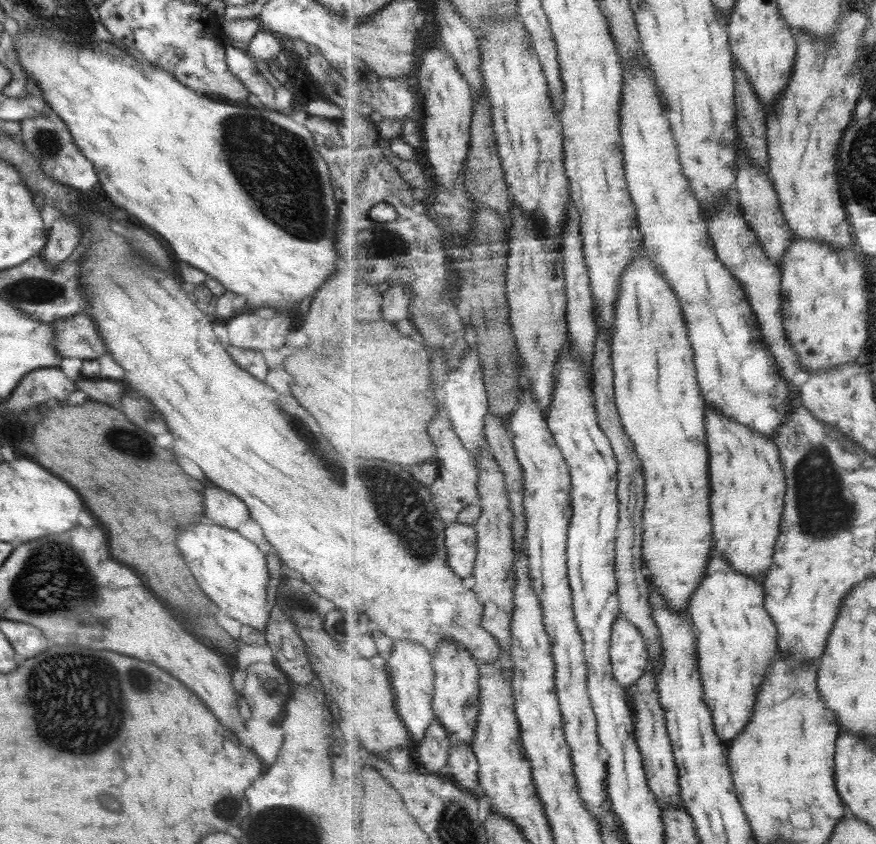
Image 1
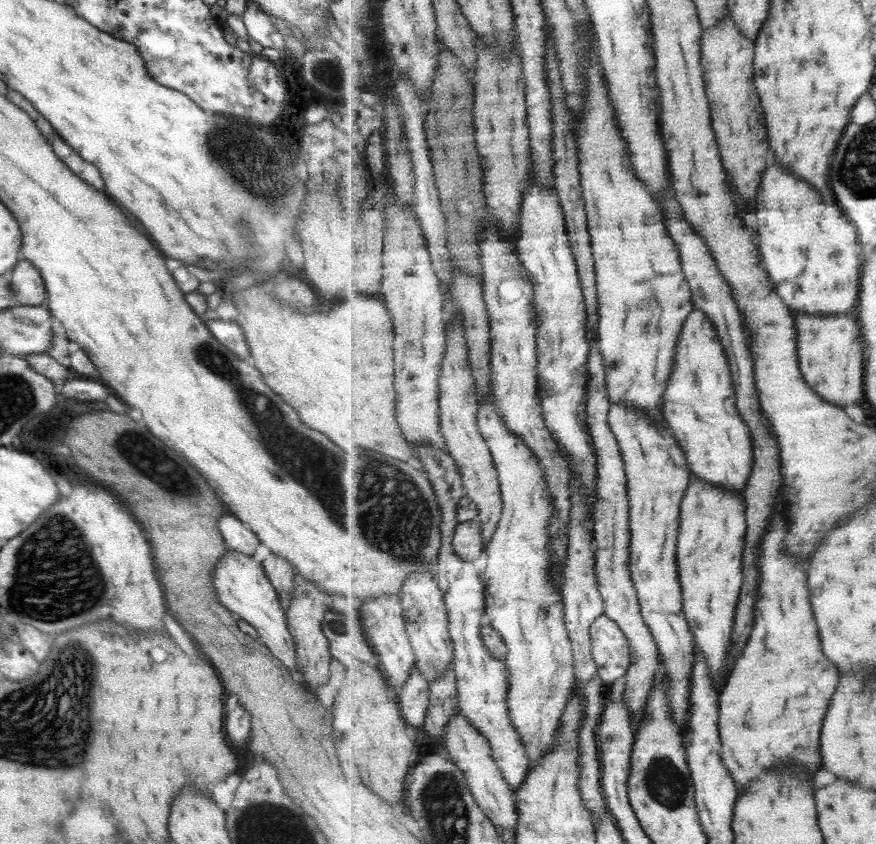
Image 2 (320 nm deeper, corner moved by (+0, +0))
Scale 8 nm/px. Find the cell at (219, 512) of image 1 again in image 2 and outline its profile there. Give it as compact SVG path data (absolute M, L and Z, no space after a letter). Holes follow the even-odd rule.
M234 515L223 516L223 518L219 518L217 526L227 549L240 552L245 556L256 556L260 542L255 533L251 532L240 520L237 520L237 517Z

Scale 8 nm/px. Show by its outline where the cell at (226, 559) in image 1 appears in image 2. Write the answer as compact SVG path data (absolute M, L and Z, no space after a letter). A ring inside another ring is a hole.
M227 549L227 553L217 561L217 564L214 564L212 583L218 601L236 618L252 626L265 648L297 677L294 638L287 630L286 618L279 604L278 594L267 580L259 560L253 556L245 556L240 552Z

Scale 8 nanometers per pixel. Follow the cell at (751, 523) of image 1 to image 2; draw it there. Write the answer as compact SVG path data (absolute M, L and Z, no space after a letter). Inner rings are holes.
M693 309L687 324L681 331L681 342L676 352L676 366L664 392L663 411L668 429L679 441L688 456L693 476L701 477L715 488L723 488L733 494L744 494L746 484L755 464L755 444L749 425L736 405L736 387L729 366L724 345L720 342L718 330L706 312Z

